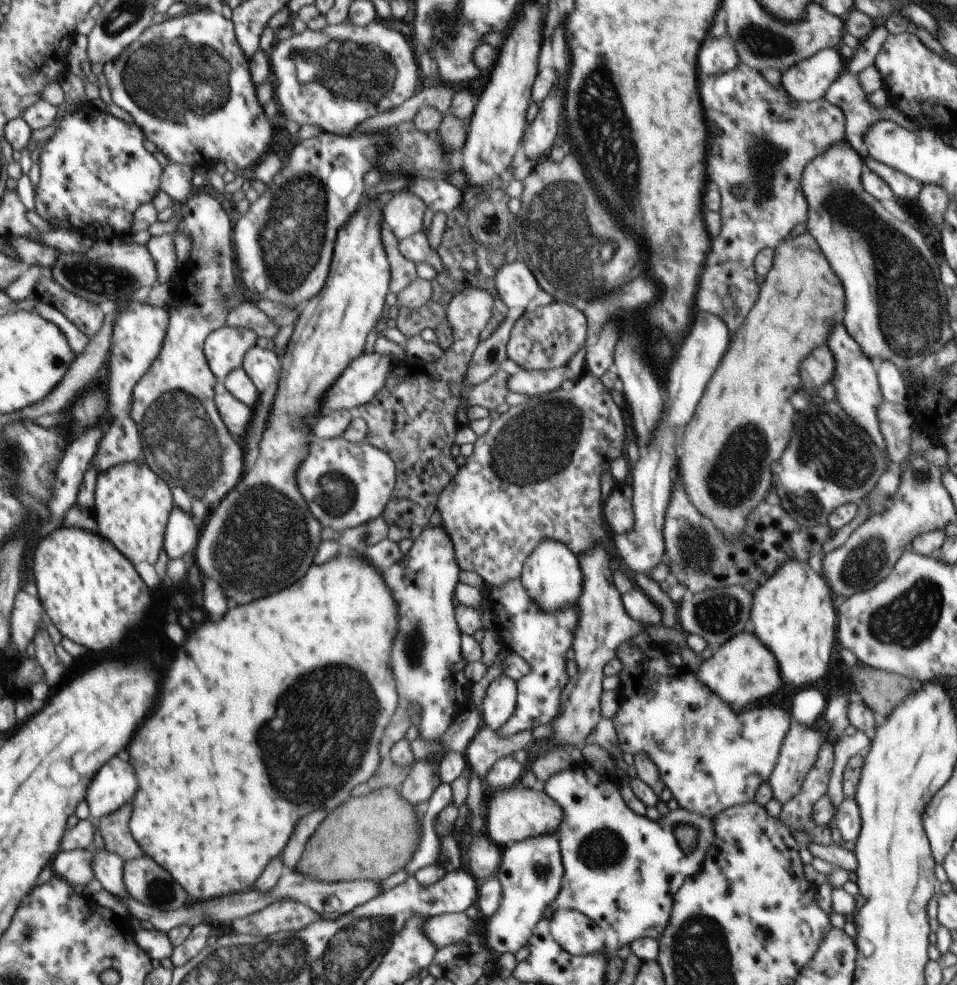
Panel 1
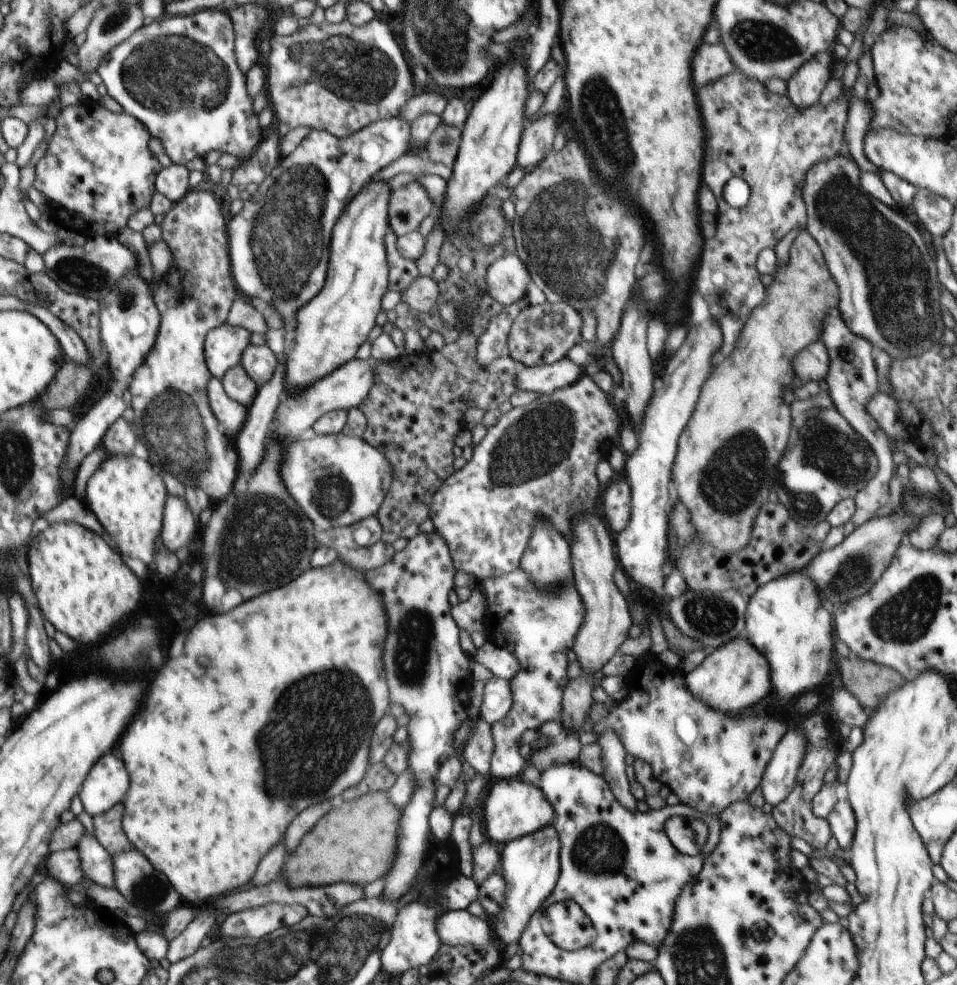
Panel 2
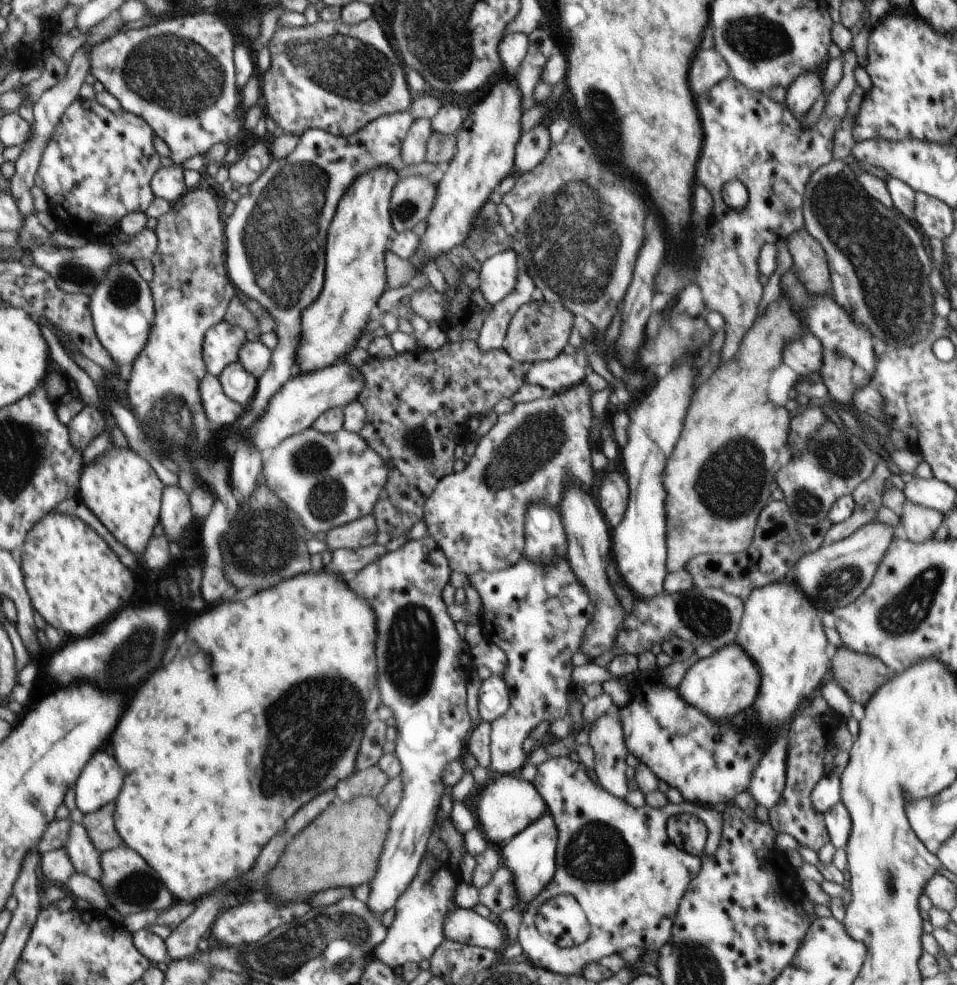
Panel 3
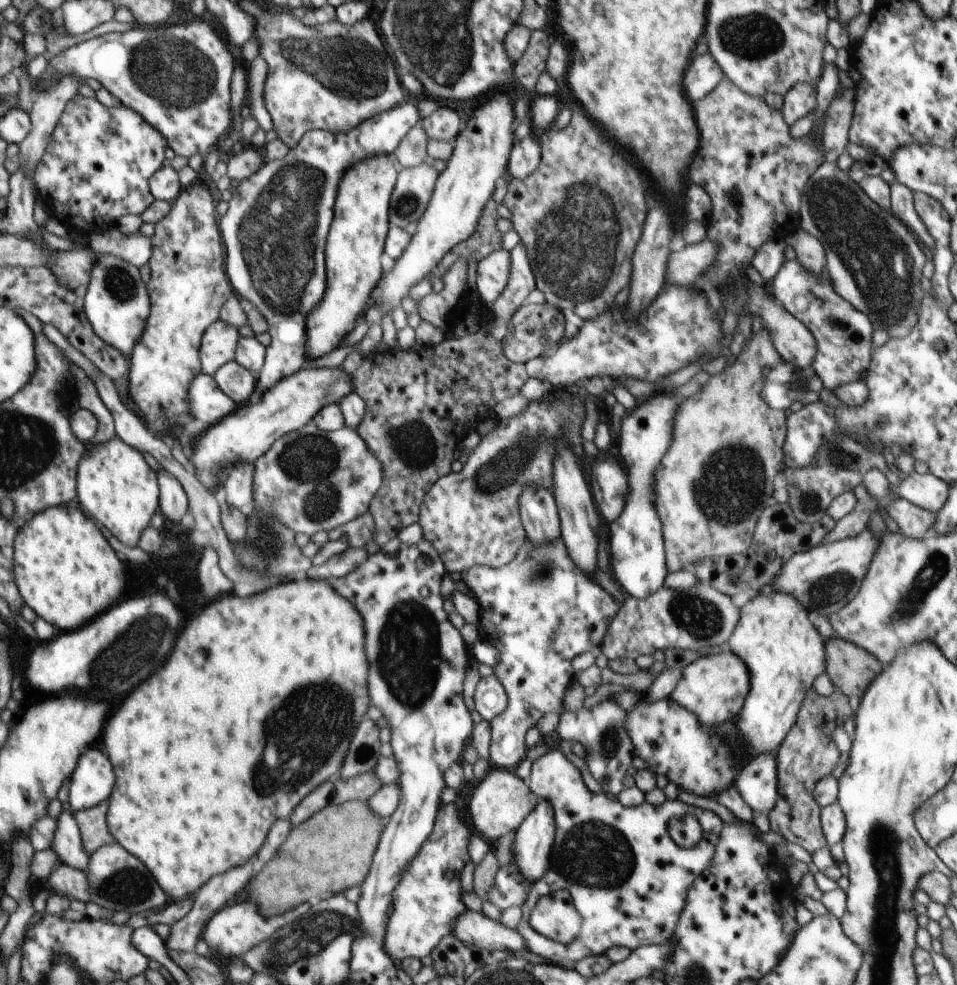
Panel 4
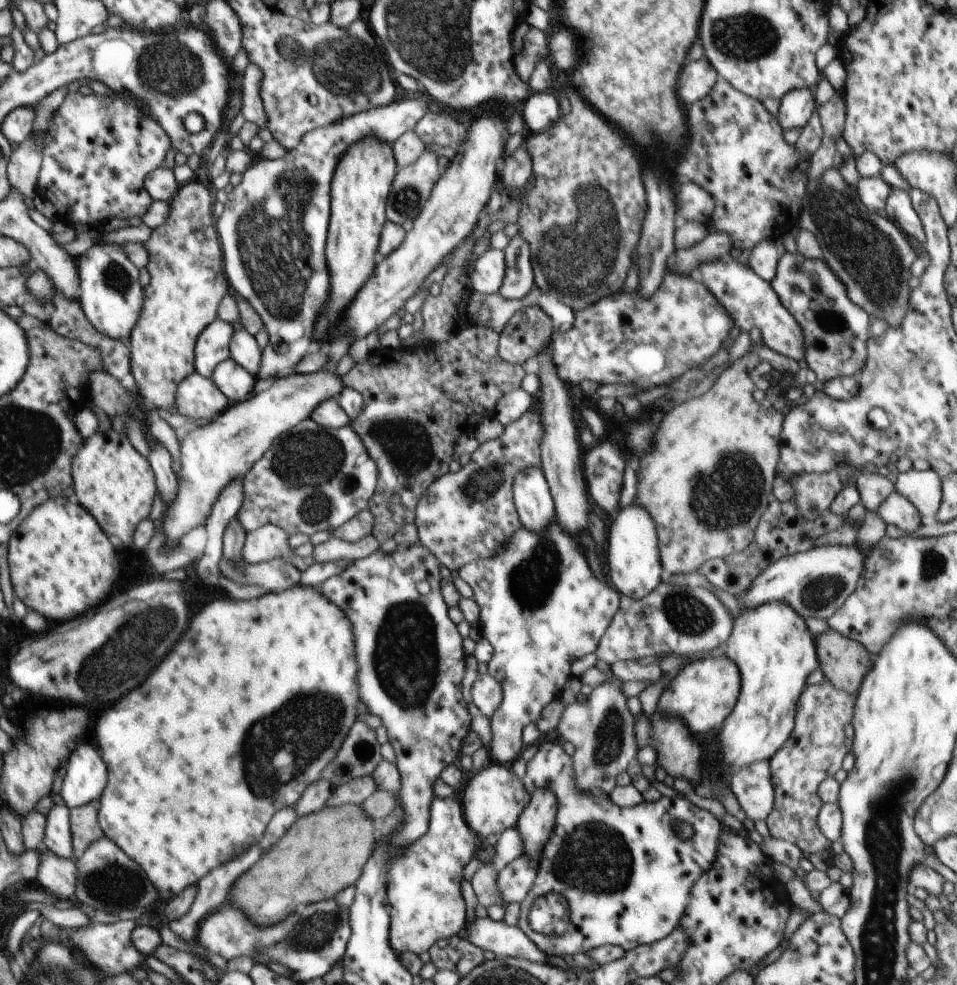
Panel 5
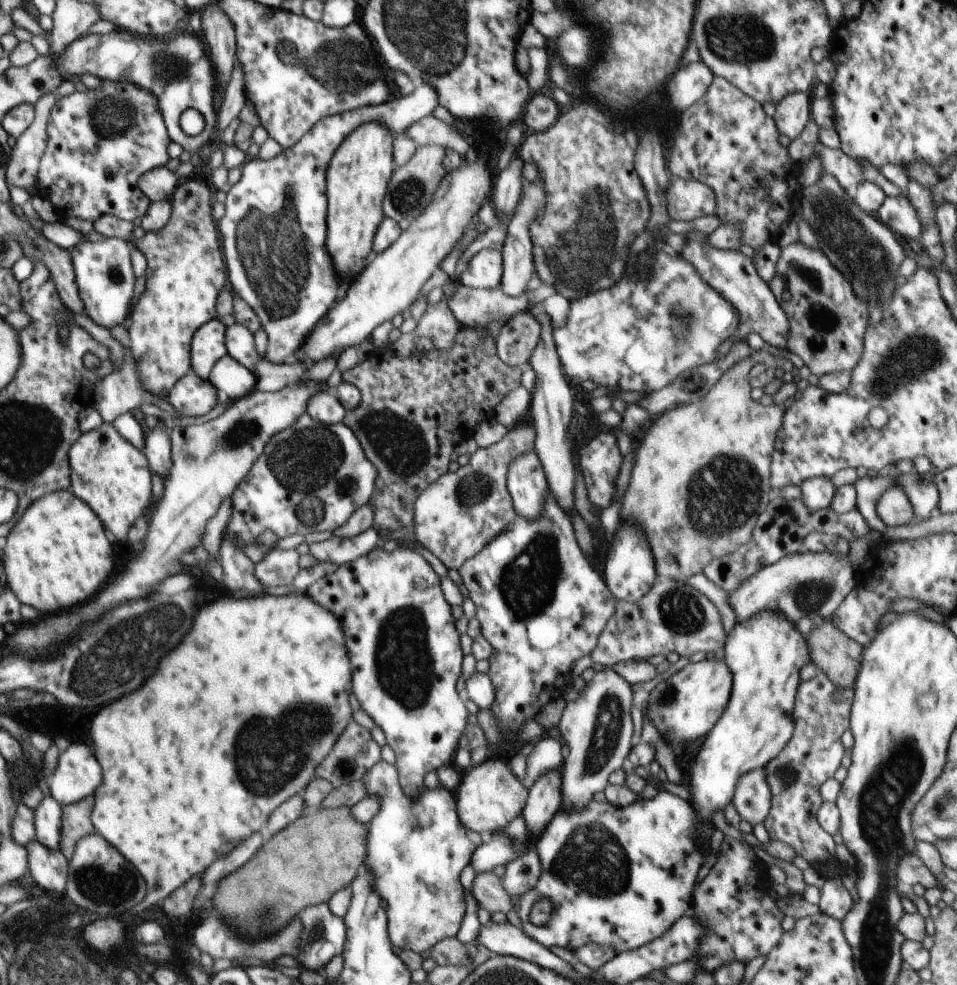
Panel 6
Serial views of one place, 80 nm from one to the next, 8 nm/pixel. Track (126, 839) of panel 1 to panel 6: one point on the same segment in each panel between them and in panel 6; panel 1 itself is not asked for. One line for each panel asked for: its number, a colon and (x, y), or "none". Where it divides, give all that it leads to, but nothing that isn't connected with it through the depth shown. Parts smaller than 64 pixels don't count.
2: (109, 831)
3: (100, 825)
4: (92, 823)
5: (84, 821)
6: (77, 823)

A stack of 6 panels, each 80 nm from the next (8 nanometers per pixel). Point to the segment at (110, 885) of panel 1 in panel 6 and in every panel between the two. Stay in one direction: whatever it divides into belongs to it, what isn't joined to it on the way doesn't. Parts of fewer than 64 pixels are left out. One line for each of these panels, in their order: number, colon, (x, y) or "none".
2: (97, 863)
3: (86, 858)
4: (67, 842)
5: (58, 839)
6: (48, 814)

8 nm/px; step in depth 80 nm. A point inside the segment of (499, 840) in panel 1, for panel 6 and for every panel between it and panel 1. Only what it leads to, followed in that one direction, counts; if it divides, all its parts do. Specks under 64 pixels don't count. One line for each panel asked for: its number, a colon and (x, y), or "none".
2: (512, 809)
3: (508, 804)
4: (500, 802)
5: (494, 798)
6: (490, 796)

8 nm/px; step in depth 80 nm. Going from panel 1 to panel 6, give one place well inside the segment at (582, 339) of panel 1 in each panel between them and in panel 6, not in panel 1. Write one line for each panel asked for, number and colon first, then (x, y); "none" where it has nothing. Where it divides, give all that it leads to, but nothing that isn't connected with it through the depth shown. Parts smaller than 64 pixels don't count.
2: (543, 334)
3: (539, 331)
4: (534, 329)
5: (530, 330)
6: (519, 335)

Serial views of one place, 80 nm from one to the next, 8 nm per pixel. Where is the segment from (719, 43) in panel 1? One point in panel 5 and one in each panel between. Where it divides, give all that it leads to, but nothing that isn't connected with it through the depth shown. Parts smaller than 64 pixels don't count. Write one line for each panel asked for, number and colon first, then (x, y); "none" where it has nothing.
2: (712, 61)
3: (708, 68)
4: (703, 75)
5: (697, 79)

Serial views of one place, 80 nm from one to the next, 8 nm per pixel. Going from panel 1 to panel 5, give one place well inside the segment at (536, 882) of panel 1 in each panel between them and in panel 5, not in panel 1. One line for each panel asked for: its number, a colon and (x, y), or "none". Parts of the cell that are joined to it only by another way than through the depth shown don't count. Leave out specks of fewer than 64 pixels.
2: (530, 865)
3: (531, 855)
4: (532, 847)
5: (536, 823)

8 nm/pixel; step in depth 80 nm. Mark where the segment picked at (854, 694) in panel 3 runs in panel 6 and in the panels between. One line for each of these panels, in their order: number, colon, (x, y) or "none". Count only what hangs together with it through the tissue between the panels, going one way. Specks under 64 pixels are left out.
4: (852, 669)
5: (845, 662)
6: (835, 654)

